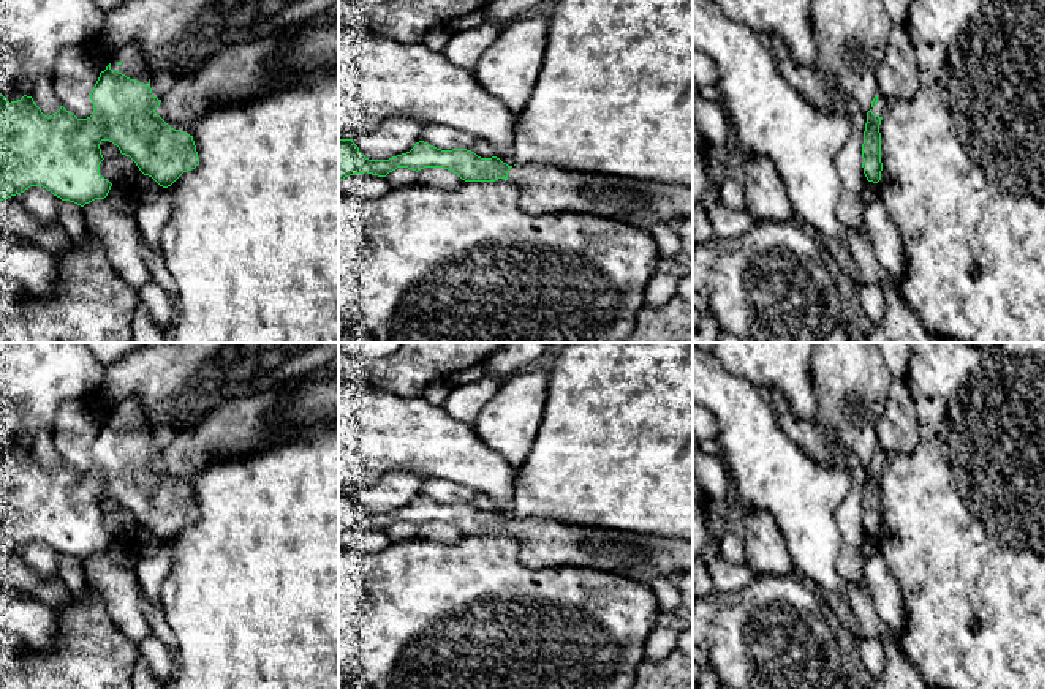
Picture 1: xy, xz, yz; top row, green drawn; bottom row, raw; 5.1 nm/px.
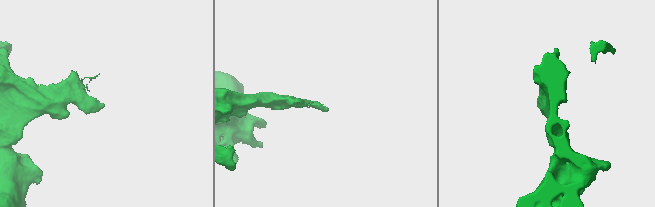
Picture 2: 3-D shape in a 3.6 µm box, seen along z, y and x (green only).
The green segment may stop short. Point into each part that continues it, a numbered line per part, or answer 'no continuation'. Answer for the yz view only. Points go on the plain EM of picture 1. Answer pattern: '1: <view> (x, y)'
1: yz (897, 429)

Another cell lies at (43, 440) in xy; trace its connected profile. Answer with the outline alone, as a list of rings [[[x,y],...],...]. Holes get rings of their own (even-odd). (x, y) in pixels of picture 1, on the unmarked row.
[[[44,427],[33,433],[32,452],[47,471],[60,463],[62,458],[54,446],[54,427]]]

